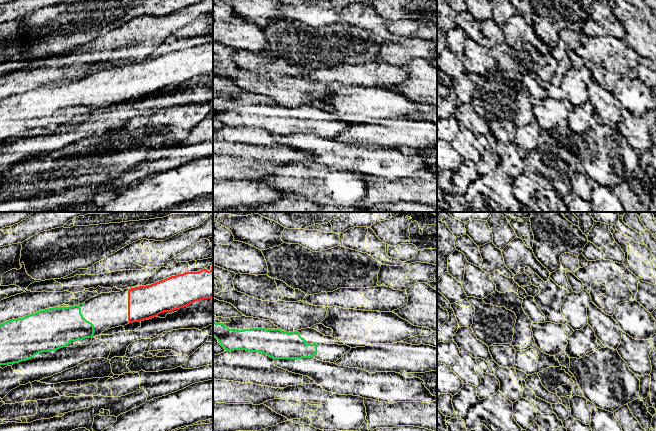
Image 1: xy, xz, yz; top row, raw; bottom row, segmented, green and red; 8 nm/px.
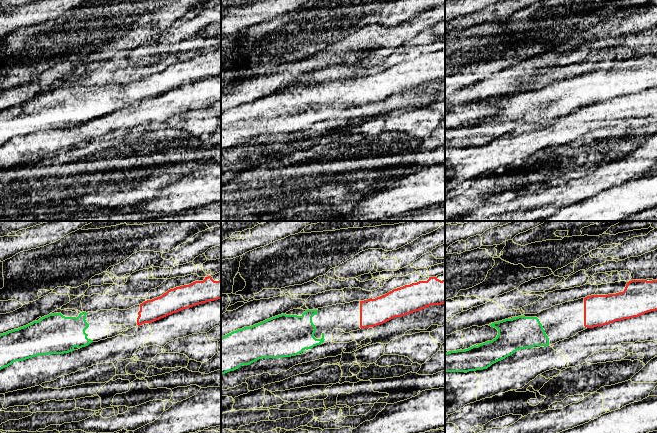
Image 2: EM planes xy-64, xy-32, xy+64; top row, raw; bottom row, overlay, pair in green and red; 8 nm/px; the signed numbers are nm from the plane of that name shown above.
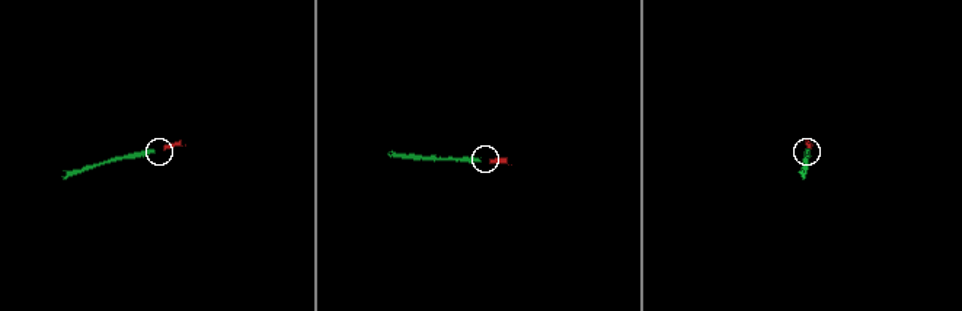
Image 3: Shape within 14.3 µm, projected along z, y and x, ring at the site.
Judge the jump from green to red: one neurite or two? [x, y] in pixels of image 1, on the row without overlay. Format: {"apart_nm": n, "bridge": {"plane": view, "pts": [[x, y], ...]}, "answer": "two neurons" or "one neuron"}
{"apart_nm": 280, "bridge": {"plane": "xy", "pts": [[93, 101], [128, 96]]}, "answer": "one neuron"}

